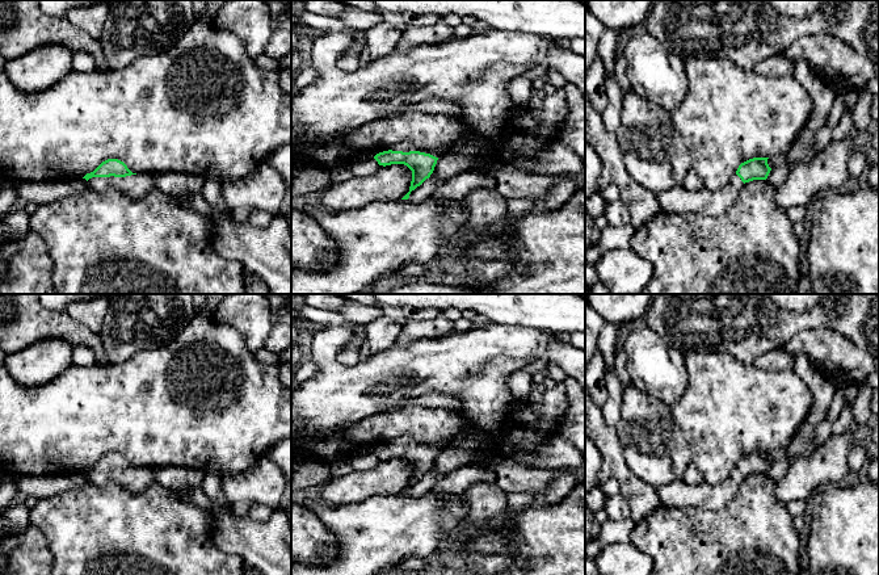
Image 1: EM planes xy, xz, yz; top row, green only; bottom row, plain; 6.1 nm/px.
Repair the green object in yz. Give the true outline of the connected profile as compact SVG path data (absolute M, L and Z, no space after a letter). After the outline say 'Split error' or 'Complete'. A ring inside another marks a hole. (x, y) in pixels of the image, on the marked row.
M753 158L741 163L736 175L723 188L715 190L690 192L681 186L659 193L660 210L665 213L691 211L707 217L720 217L736 202L745 182L767 179L771 171L767 159Z. Split error

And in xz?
M403 140L388 151L374 156L379 165L404 164L412 171L409 192L401 198L408 200L412 190L420 186L434 171L437 160L443 155L442 150L421 150L411 140Z. Split error

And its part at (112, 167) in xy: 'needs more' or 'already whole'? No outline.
needs more

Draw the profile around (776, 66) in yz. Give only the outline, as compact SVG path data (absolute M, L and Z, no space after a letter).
M775 55L760 62L753 71L764 76L777 77L792 75L794 64L790 59Z

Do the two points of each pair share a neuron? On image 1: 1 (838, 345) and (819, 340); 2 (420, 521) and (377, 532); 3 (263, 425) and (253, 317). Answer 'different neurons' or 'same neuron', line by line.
1: same neuron
2: same neuron
3: different neurons

